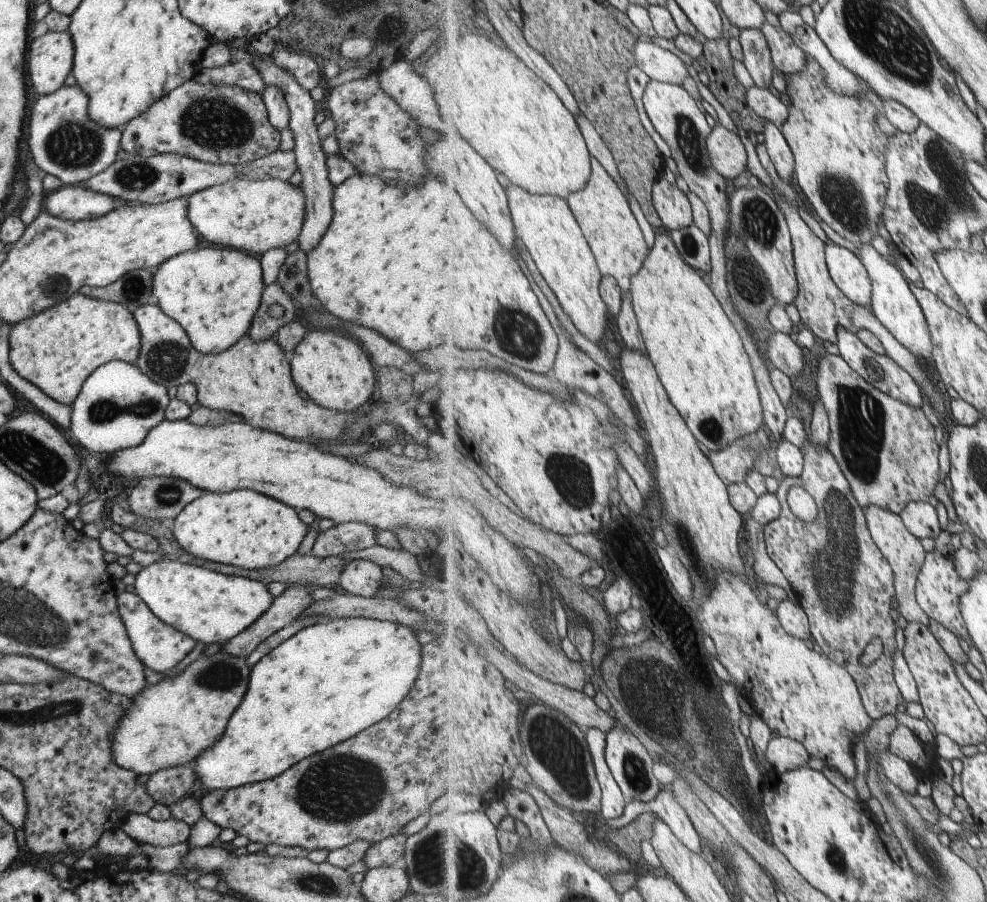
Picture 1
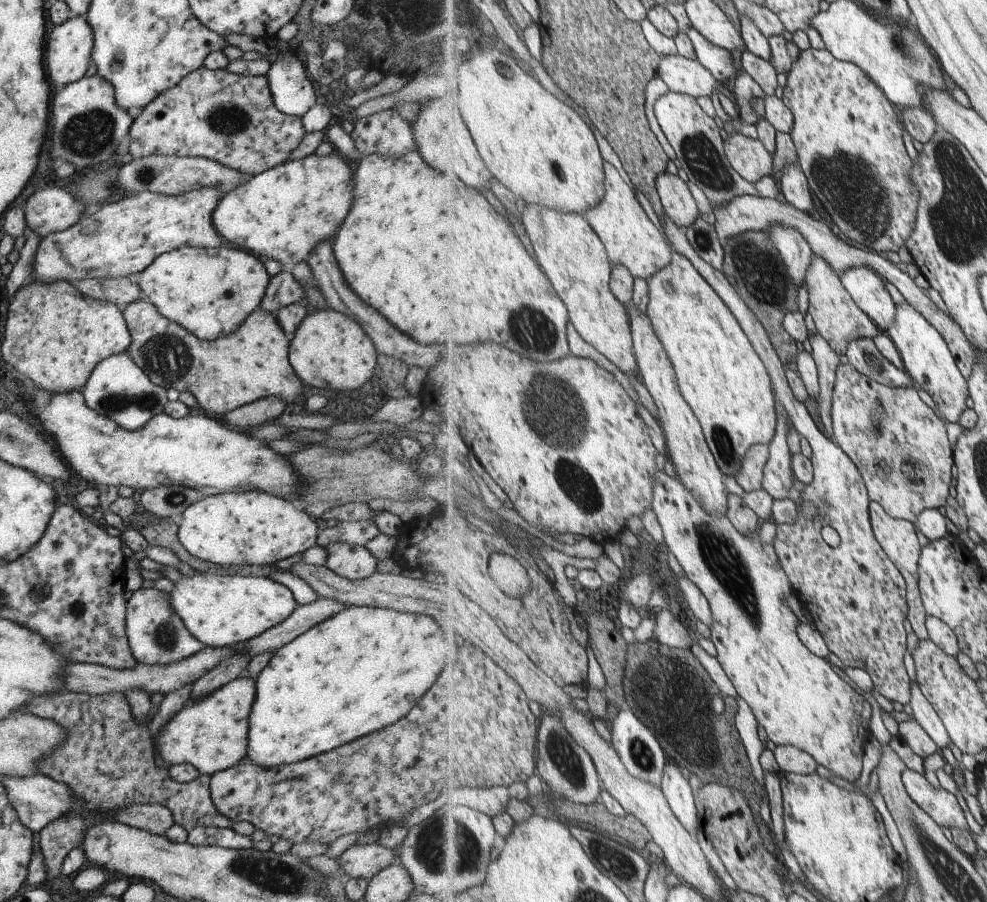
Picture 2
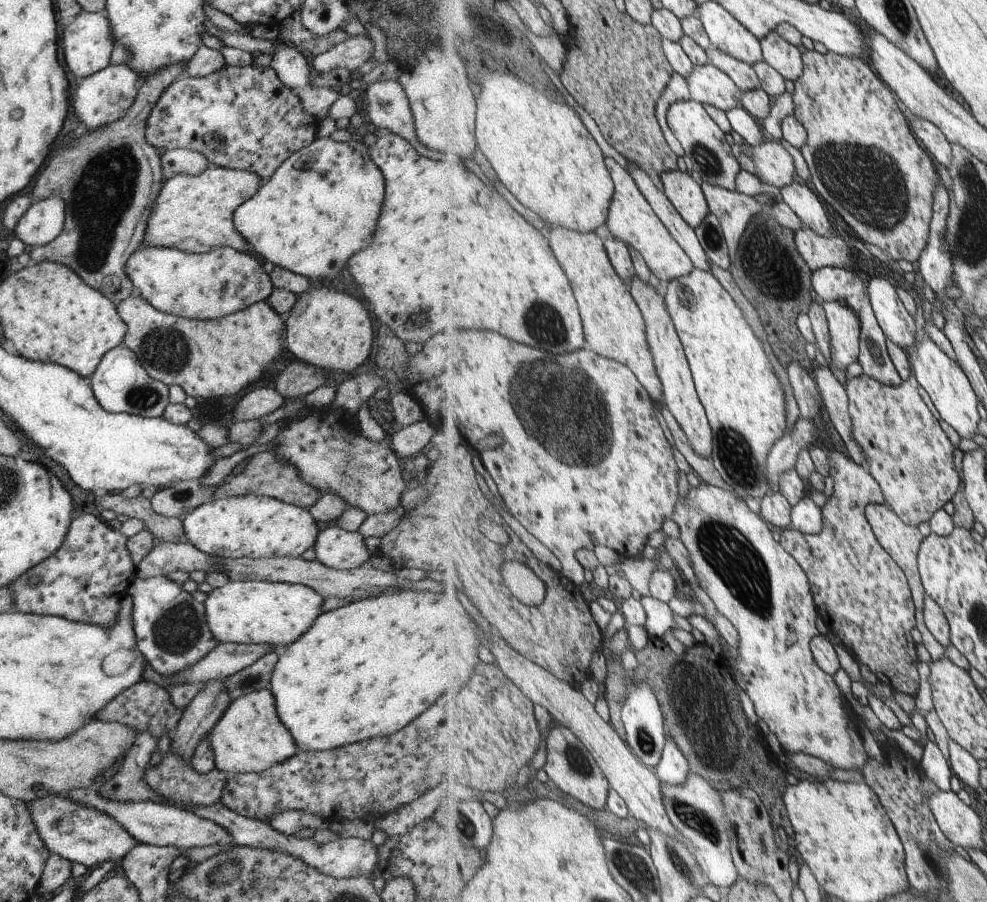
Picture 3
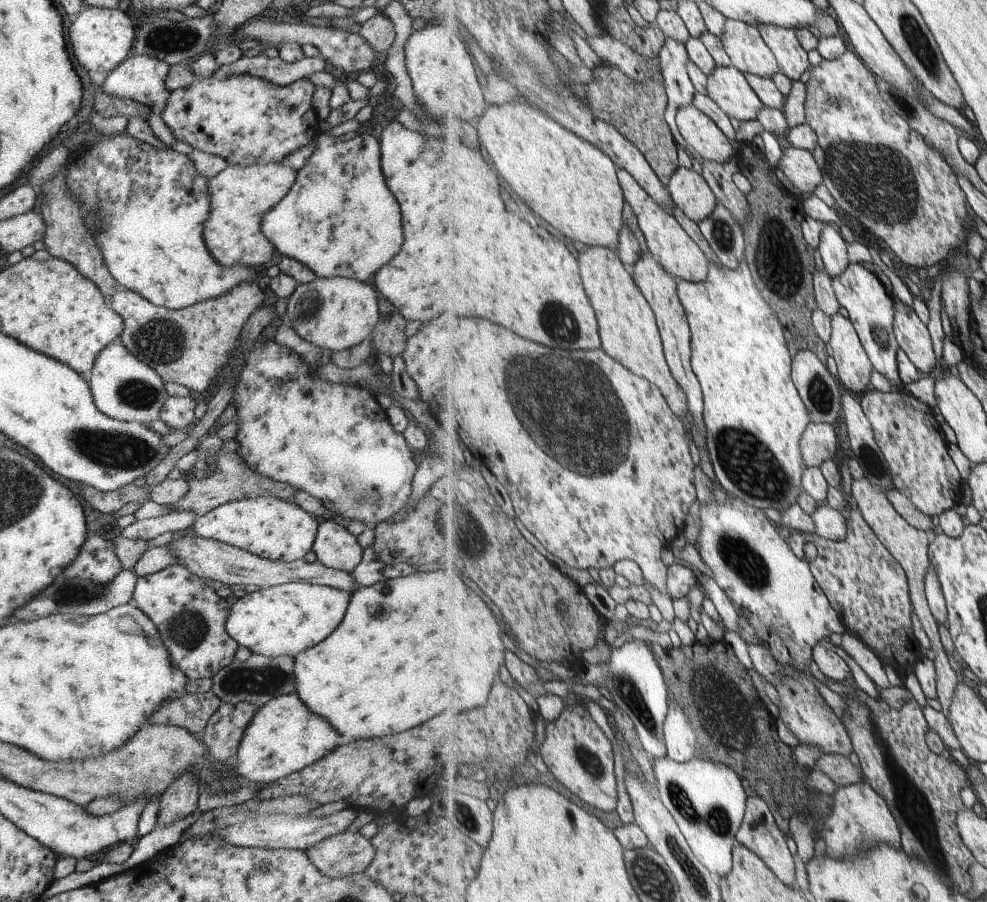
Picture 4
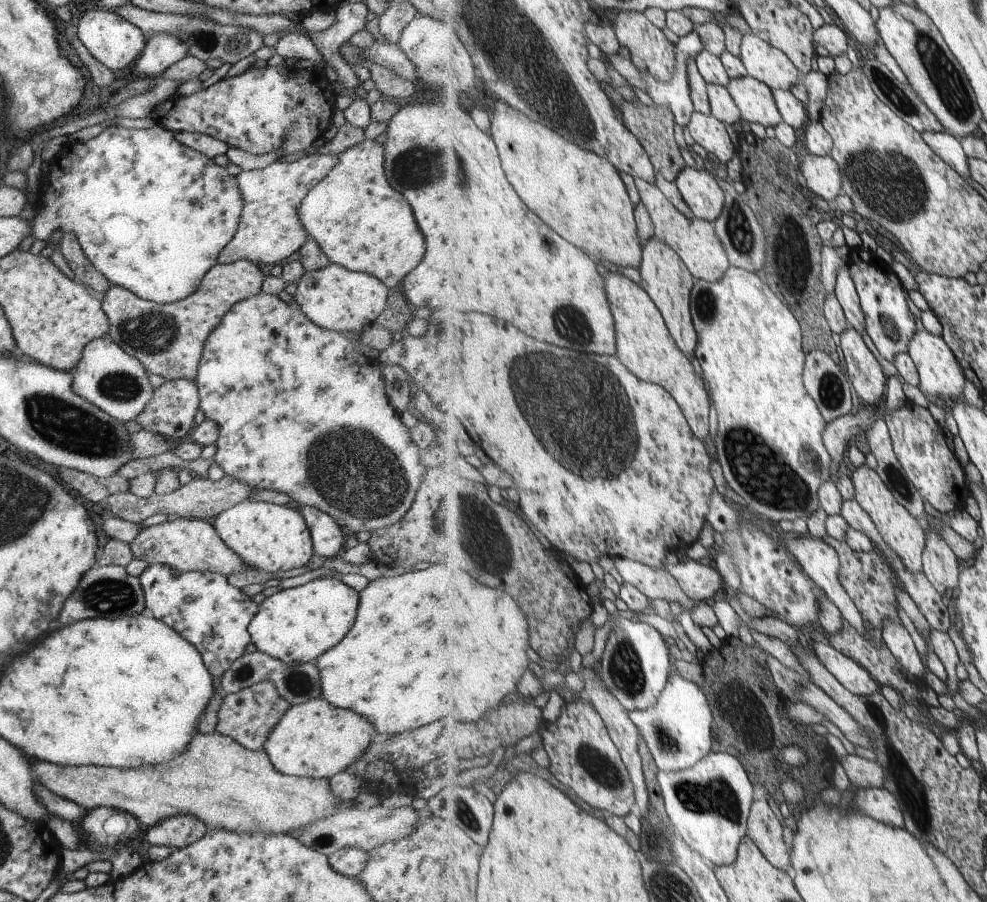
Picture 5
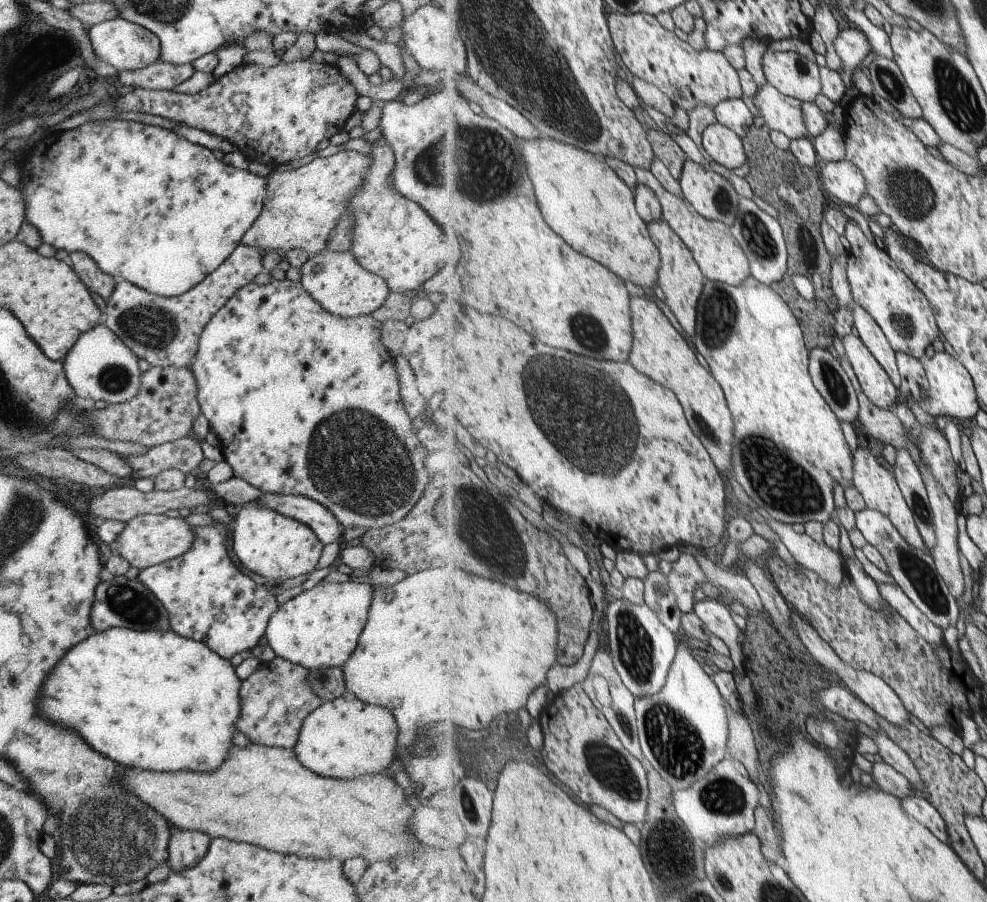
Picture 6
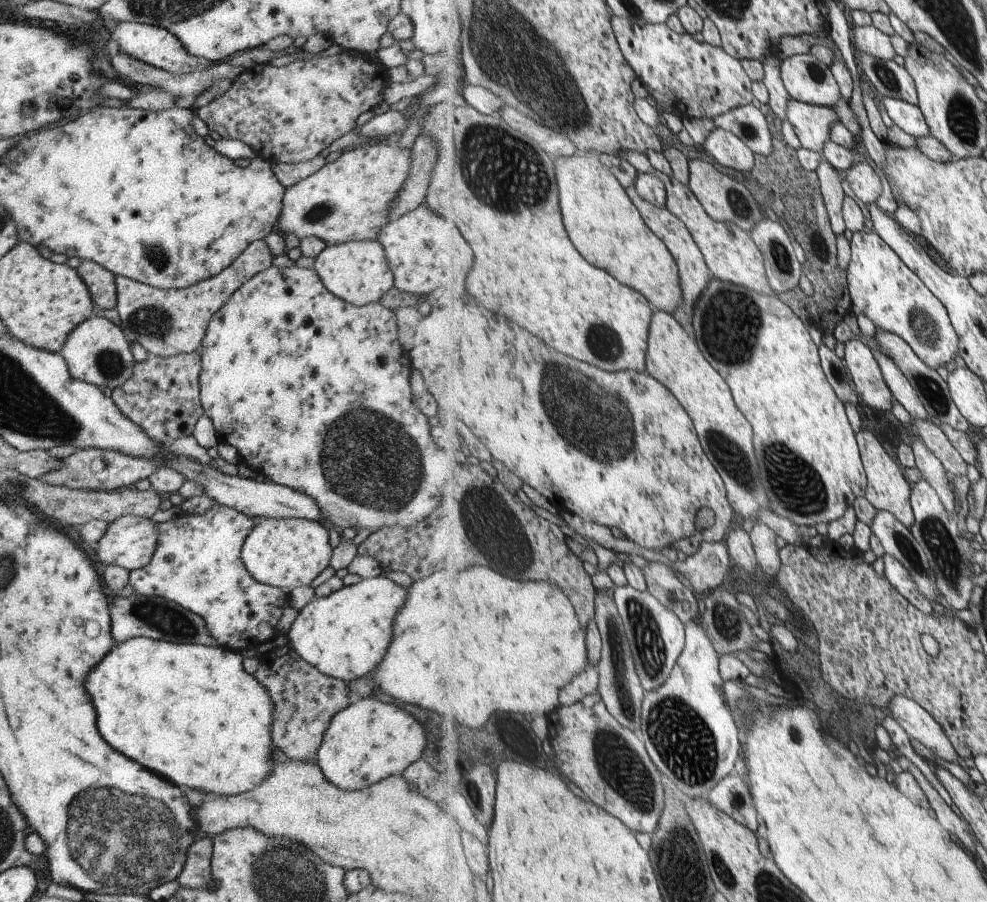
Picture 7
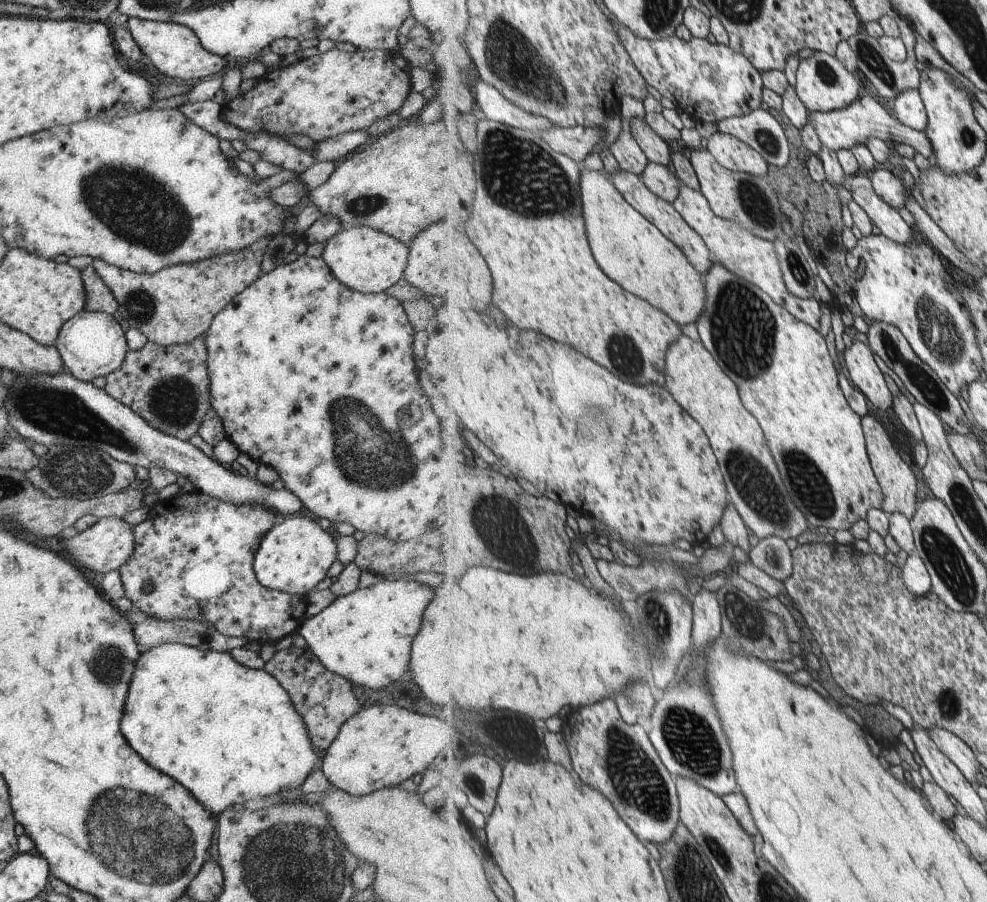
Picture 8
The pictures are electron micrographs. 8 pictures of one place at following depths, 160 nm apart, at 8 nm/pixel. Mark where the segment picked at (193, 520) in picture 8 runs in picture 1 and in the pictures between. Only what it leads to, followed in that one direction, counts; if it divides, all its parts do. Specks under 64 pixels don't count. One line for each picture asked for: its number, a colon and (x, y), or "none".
1: (158, 646)
2: (155, 634)
3: (170, 627)
4: (189, 616)
5: (210, 614)
6: (208, 597)
7: (196, 563)

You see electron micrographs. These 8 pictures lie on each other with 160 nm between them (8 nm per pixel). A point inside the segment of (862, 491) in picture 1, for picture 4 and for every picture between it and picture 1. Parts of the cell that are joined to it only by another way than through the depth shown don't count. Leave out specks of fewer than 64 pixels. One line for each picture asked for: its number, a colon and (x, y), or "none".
2: (900, 445)
3: (907, 451)
4: (906, 429)

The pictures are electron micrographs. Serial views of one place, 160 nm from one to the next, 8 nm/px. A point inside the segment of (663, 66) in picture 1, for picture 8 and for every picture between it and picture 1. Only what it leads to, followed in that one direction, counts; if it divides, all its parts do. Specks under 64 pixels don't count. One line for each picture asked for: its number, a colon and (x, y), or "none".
2: (688, 76)
3: (709, 85)
4: (729, 87)
5: (756, 100)
6: (781, 112)
7: (813, 124)
8: (842, 129)

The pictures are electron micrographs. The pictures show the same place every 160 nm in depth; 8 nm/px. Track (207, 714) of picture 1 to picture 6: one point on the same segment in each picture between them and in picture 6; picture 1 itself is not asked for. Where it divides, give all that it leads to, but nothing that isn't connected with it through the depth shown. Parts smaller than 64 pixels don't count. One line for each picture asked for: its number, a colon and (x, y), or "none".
2: (210, 733)
3: (249, 737)
4: (283, 737)
5: (314, 739)
6: (343, 738)

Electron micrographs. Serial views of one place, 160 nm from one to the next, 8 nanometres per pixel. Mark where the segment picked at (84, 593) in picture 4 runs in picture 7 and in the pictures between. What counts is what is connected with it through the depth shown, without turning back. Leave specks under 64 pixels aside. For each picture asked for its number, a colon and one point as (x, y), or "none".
5: (109, 592)
6: (119, 602)
7: (156, 618)

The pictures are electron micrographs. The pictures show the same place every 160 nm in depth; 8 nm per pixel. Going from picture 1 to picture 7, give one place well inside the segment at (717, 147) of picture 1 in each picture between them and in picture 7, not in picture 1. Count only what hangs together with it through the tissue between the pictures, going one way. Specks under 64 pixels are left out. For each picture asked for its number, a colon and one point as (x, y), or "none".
2: (750, 157)
3: (772, 162)
4: (801, 168)
5: (823, 176)
6: (844, 180)
7: (867, 185)

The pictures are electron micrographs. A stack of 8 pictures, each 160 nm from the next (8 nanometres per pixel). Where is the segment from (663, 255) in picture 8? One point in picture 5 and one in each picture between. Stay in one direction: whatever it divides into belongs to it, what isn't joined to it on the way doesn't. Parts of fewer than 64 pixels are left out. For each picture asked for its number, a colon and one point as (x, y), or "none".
5: (580, 193)
6: (583, 199)
7: (605, 224)

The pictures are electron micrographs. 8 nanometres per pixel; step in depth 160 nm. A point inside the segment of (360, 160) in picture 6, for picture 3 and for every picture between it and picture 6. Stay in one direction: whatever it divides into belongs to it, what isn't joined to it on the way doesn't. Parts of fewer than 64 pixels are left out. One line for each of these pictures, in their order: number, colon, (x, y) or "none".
3: (193, 214)
4: (240, 195)
5: (269, 229)

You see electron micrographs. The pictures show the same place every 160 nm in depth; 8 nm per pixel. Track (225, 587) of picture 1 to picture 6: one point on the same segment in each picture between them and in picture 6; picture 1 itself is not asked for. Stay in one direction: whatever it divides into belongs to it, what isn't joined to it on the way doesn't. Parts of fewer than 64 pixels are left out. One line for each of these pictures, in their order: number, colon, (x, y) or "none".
2: (218, 611)
3: (250, 612)
4: (283, 620)
5: (297, 624)
6: (318, 628)

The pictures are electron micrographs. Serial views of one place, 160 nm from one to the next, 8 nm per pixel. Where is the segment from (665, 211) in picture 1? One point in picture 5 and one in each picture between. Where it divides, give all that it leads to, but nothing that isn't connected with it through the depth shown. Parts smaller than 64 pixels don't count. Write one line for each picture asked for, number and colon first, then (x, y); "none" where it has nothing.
2: (679, 204)
3: (688, 196)
4: (690, 190)
5: (700, 188)

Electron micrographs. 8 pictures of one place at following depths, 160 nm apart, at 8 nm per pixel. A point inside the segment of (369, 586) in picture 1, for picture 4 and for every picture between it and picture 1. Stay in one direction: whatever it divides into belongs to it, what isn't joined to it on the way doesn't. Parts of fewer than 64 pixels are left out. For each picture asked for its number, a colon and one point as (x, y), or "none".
2: (352, 562)
3: (334, 547)
4: (333, 545)

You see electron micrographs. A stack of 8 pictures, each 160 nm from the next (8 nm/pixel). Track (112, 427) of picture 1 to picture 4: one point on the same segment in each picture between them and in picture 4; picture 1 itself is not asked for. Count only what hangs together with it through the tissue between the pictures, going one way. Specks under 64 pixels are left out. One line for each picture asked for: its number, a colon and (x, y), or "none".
2: (116, 388)
3: (119, 384)
4: (121, 387)

